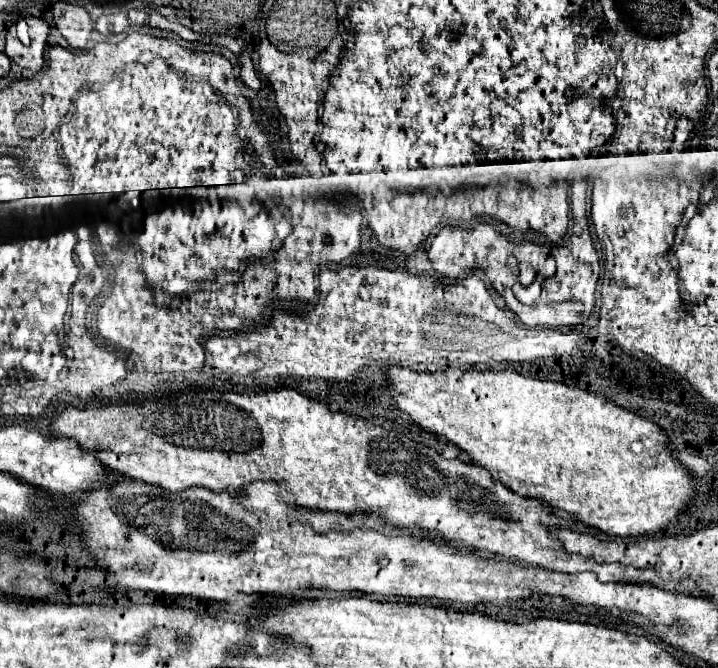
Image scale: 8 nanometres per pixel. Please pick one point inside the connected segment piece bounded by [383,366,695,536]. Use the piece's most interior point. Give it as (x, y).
(610, 468)

